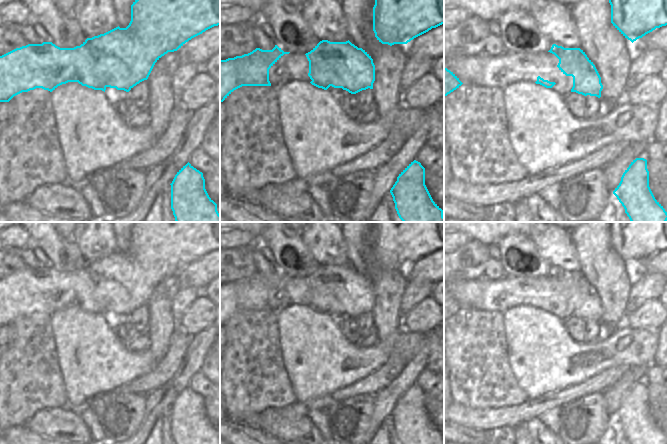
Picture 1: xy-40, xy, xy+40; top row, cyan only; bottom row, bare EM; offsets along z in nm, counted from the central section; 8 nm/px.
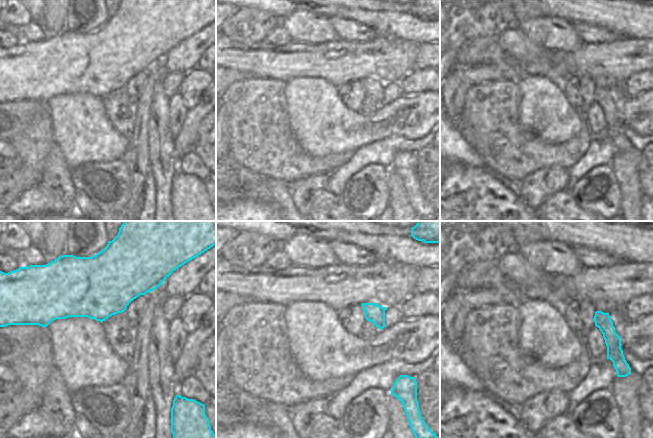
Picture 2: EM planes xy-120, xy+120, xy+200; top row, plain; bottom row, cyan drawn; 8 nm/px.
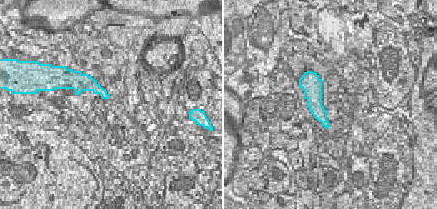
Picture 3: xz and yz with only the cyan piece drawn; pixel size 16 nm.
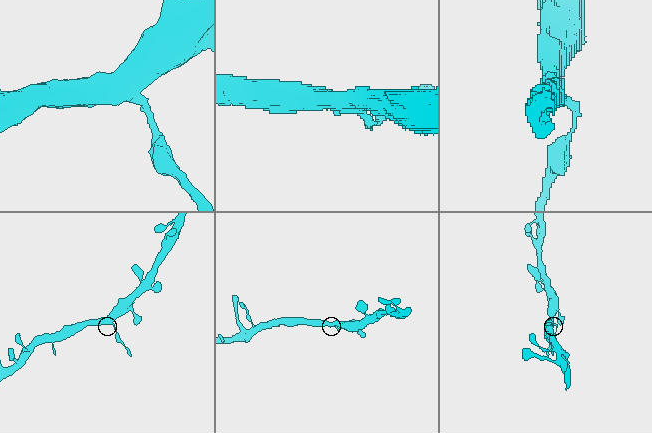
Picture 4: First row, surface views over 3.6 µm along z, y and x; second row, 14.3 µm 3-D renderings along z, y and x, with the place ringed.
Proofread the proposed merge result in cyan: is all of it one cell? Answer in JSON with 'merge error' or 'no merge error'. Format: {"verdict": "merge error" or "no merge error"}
{"verdict": "no merge error"}

